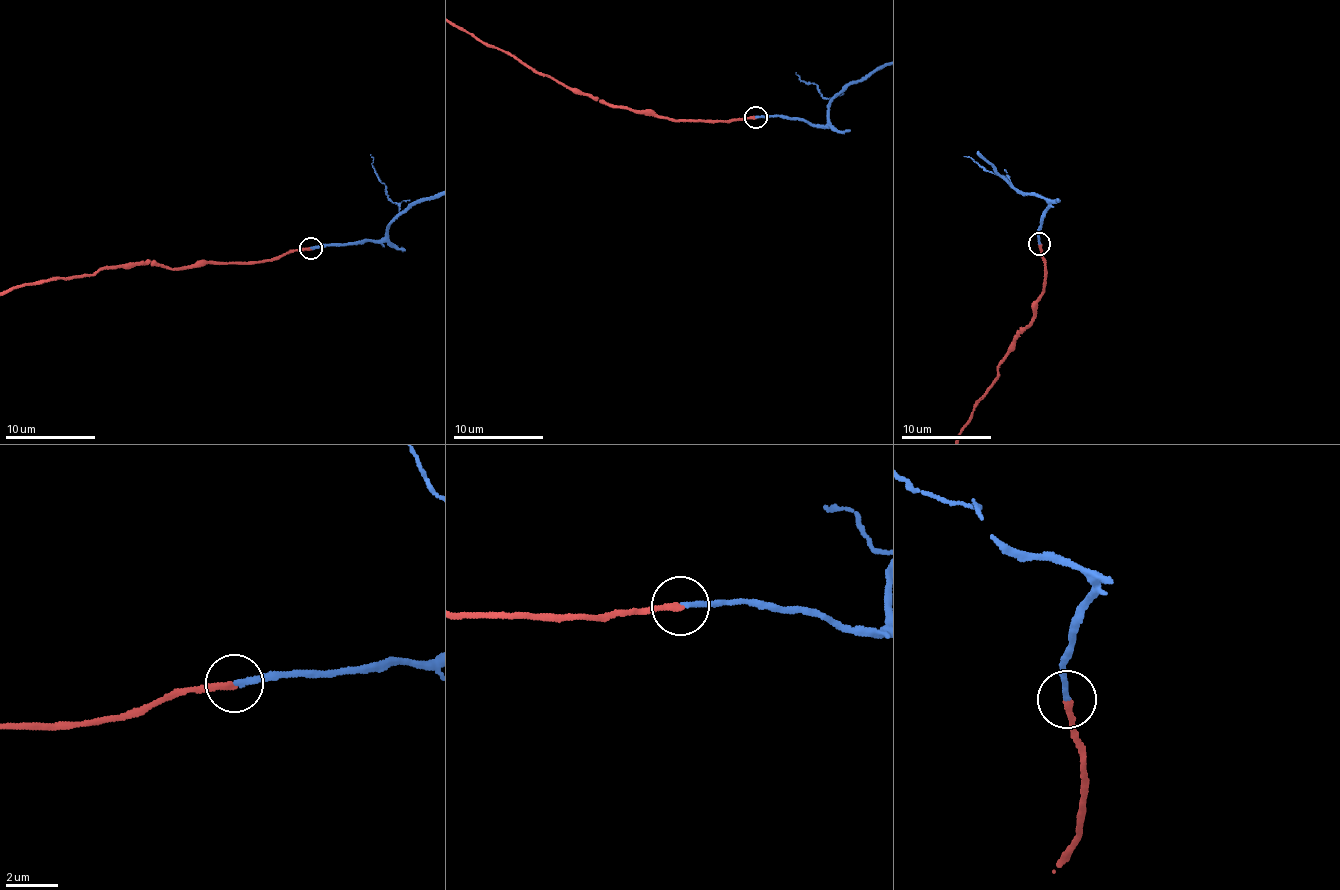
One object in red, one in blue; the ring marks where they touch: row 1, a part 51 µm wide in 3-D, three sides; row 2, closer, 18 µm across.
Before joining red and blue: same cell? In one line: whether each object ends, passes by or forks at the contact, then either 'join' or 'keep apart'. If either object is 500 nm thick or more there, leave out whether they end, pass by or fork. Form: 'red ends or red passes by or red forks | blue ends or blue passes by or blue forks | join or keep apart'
red ends | blue ends | join

